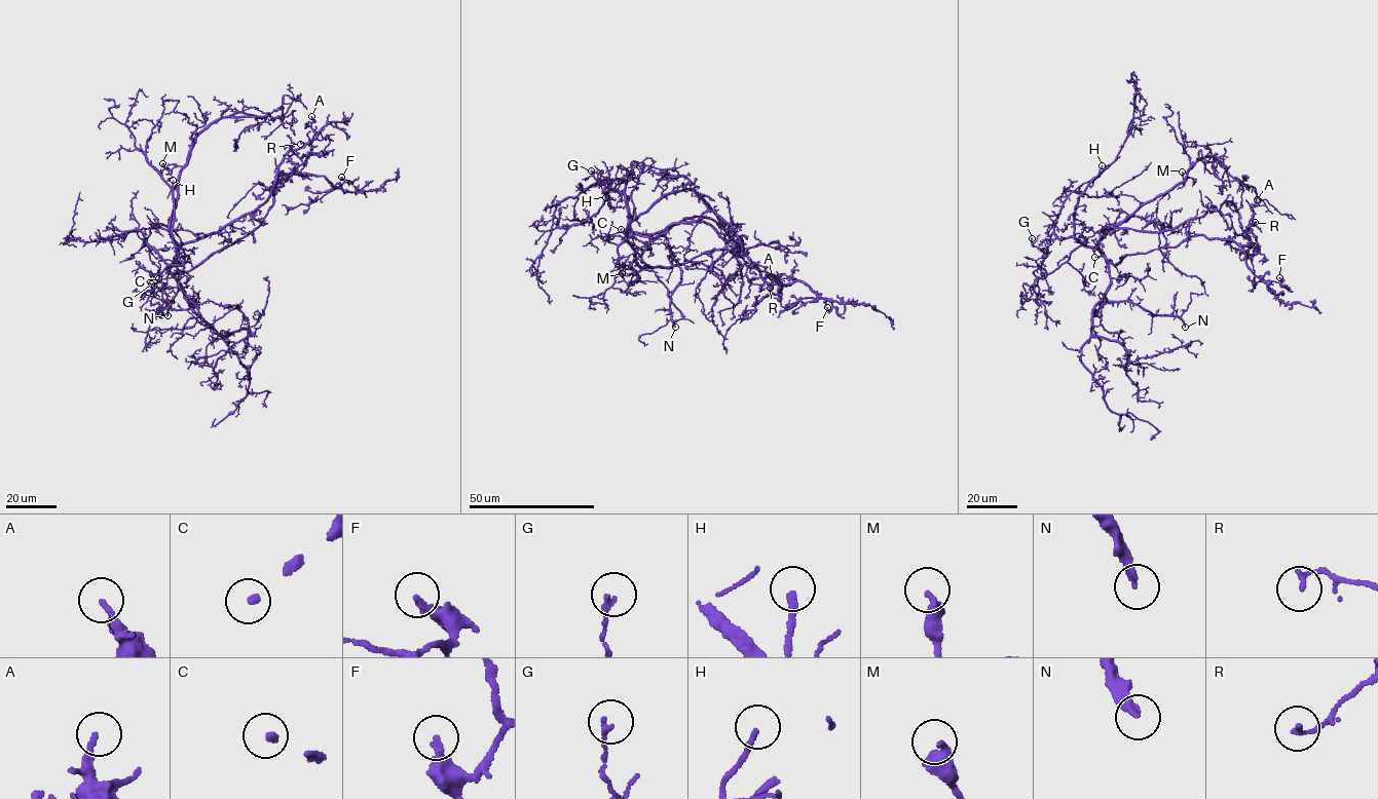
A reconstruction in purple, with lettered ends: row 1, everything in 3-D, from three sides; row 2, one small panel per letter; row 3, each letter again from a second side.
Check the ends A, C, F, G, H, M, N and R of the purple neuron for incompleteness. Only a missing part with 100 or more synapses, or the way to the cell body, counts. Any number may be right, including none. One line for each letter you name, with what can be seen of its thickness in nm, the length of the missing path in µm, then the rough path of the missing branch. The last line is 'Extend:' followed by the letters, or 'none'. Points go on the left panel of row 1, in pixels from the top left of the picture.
N: Thickness 280 nm. Missing length about 30 µm. Course of what is missing: (168, 315), (172, 321), (168, 325), (181, 337), (179, 340)
Extend: N

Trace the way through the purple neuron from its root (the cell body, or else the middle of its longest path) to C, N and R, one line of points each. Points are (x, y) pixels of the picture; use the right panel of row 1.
C: (1110, 262), (1105, 257), (1094, 257)
N: (1110, 262), (1110, 282), (1105, 295), (1109, 301), (1130, 301), (1153, 315), (1177, 315), (1185, 327)
R: (1110, 262), (1115, 266), (1126, 255), (1172, 248), (1200, 234), (1240, 244), (1255, 243), (1250, 226), (1255, 222)

